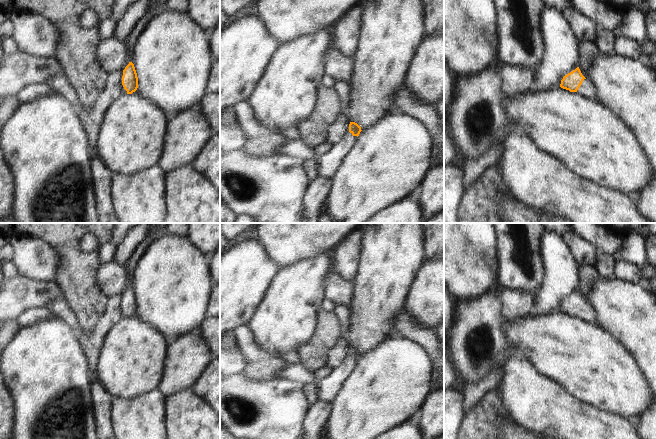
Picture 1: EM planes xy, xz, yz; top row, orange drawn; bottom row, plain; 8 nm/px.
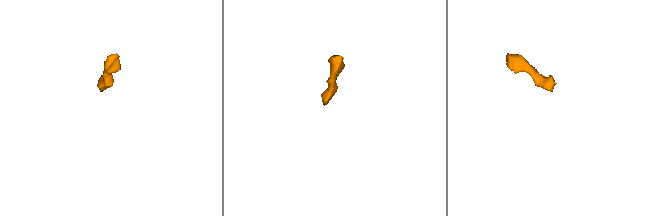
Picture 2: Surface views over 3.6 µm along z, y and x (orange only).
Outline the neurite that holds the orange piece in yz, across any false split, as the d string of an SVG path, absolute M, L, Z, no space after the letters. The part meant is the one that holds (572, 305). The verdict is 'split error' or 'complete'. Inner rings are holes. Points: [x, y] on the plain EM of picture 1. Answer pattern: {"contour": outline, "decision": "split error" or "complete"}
{"contour": "M579 291L568 297L561 304L560 311L588 323L600 325L598 312L591 303L586 303Z", "decision": "split error"}

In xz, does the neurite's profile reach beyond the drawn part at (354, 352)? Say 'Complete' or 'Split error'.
Split error

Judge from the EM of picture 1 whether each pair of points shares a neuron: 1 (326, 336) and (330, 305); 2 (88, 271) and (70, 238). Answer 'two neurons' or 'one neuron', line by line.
1: two neurons
2: one neuron

